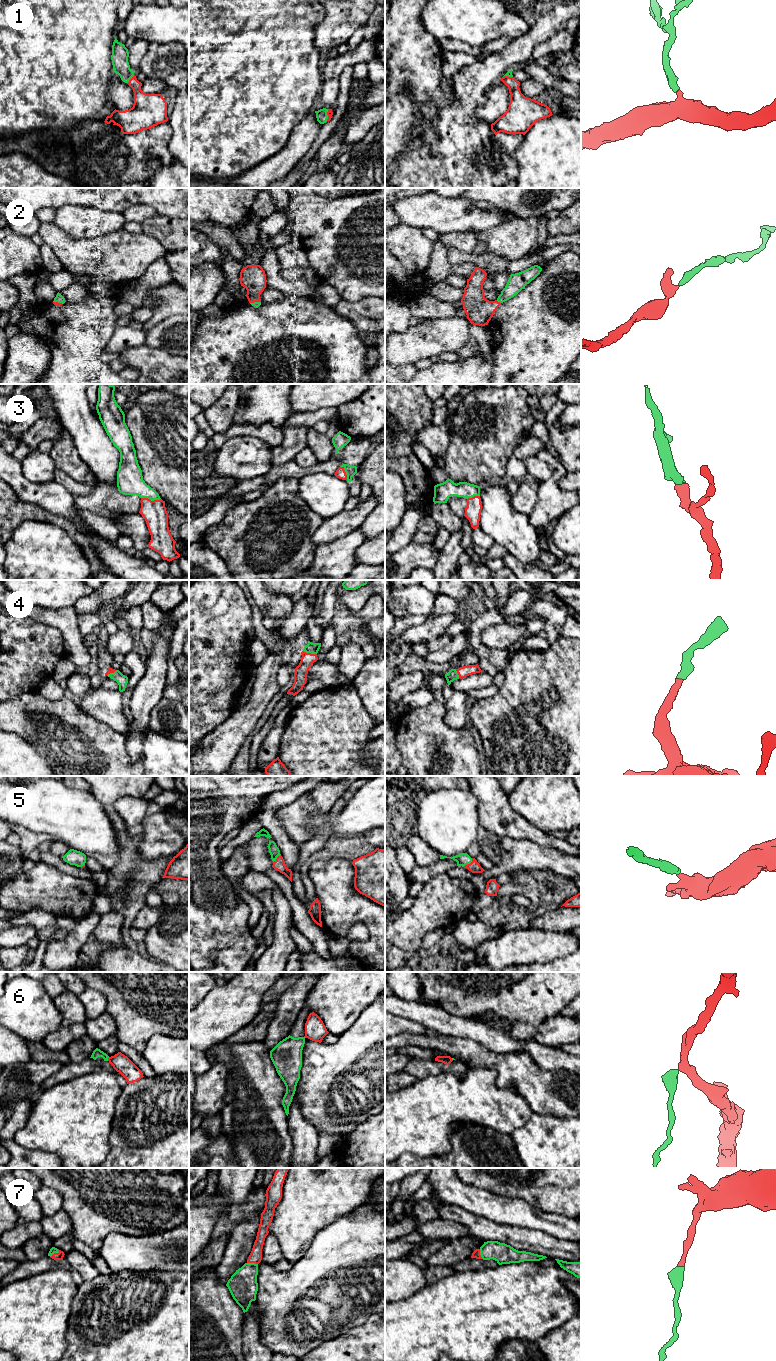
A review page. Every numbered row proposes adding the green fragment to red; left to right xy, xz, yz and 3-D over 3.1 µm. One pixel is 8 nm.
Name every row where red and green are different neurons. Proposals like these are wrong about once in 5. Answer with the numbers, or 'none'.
6

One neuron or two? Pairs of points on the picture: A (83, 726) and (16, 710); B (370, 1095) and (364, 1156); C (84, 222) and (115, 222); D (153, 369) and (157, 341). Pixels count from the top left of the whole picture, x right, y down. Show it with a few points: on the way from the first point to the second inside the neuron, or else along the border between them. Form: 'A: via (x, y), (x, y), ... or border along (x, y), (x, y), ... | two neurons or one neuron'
A: via (66, 721), (54, 712), (33, 709) | one neuron
B: border along (374, 1114), (360, 1122), (350, 1133) | two neurons
C: via (92, 222), (107, 222) | one neuron
D: border along (144, 343), (150, 347), (162, 348), (178, 356) | two neurons

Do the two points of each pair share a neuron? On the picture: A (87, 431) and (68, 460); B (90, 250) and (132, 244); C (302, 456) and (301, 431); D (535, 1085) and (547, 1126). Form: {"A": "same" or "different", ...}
{"A": "different", "B": "same", "C": "different", "D": "different"}

